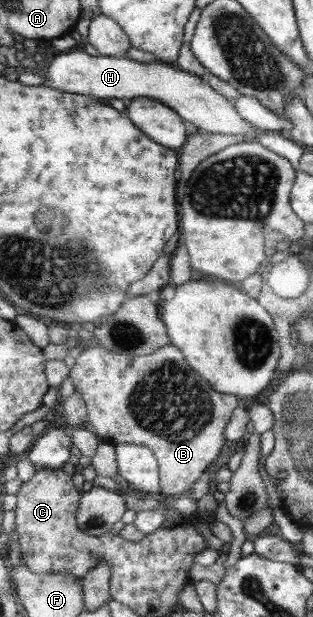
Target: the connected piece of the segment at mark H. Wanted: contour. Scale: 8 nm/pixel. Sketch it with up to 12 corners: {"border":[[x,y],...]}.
{"border":[[60,52],[43,86],[97,99],[153,98],[188,125],[259,132],[233,101],[175,64]]}

